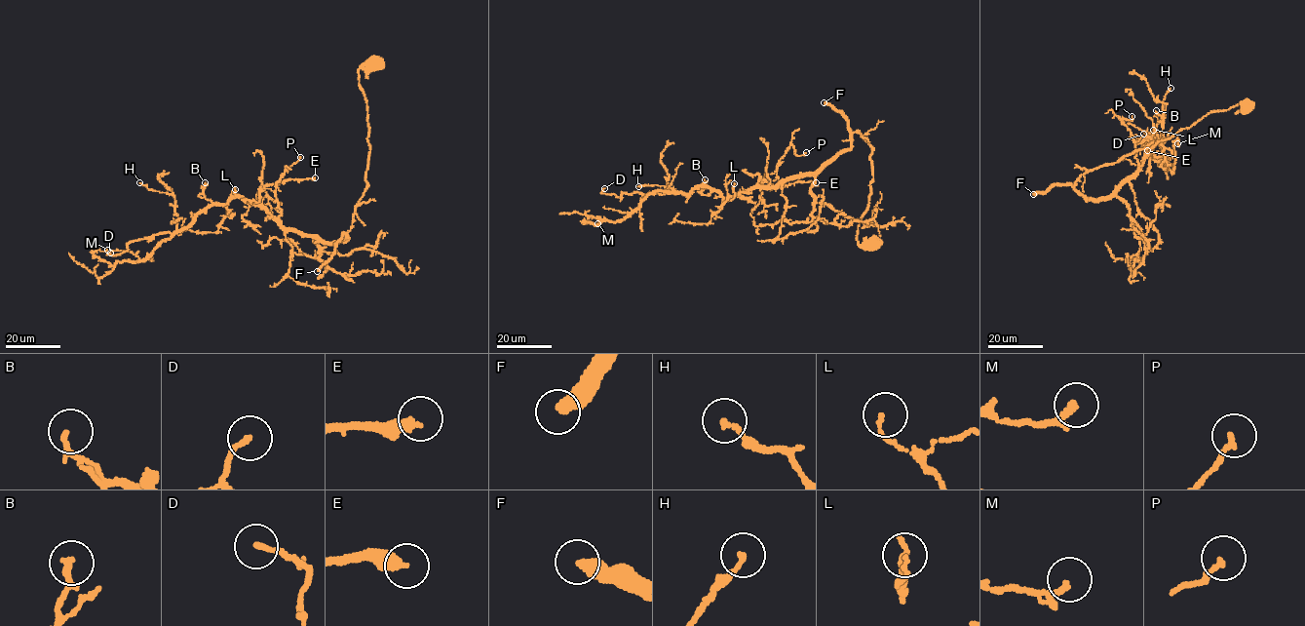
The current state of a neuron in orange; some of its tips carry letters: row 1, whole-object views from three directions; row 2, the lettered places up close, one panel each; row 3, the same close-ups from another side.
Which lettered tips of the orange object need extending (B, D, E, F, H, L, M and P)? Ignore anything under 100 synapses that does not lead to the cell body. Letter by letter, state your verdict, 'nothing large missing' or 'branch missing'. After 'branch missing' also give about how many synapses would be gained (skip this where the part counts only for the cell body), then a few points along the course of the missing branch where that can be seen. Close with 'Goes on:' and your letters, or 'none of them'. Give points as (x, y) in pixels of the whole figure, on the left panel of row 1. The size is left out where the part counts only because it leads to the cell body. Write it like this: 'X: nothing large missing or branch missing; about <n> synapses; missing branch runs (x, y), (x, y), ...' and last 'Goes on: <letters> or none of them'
B: nothing large missing
D: nothing large missing
E: nothing large missing
F: branch missing; about 450 synapses
H: nothing large missing
L: nothing large missing
M: nothing large missing
P: nothing large missing
Goes on: F

